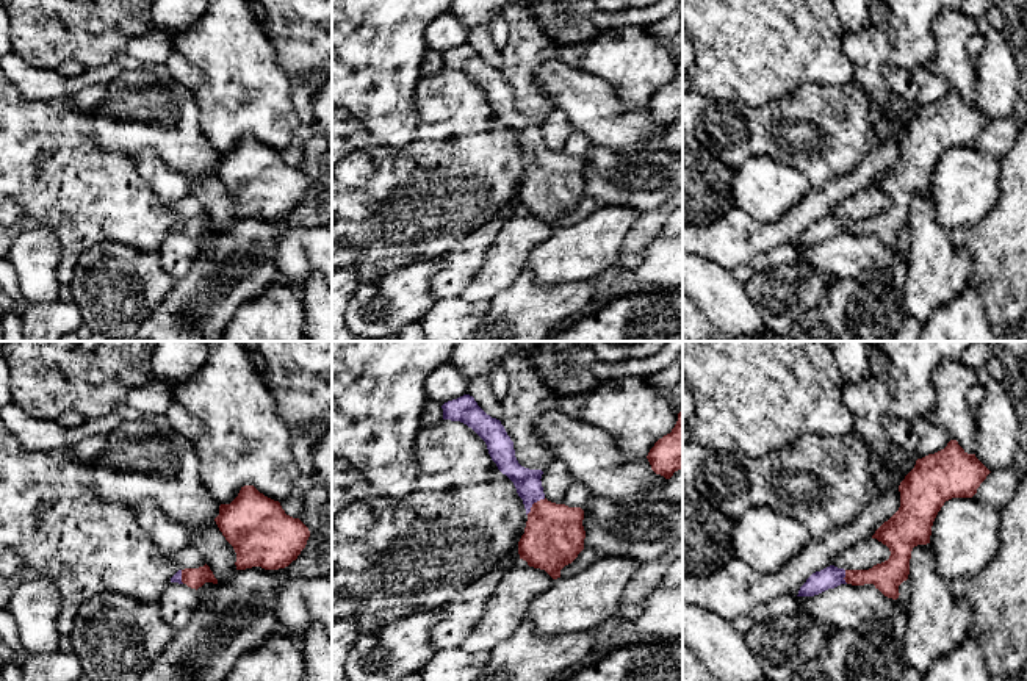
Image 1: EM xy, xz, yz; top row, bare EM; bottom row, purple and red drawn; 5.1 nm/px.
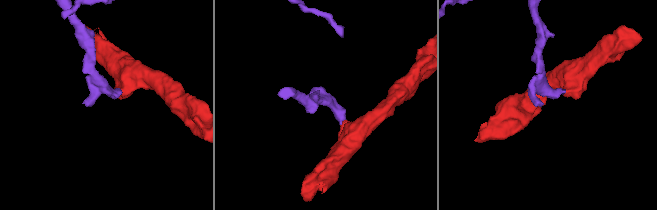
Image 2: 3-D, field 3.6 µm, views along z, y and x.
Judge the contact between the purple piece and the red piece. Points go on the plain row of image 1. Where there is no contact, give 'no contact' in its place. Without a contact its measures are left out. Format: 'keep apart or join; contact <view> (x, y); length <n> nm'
join; contact xz (534, 151); length 130 nm

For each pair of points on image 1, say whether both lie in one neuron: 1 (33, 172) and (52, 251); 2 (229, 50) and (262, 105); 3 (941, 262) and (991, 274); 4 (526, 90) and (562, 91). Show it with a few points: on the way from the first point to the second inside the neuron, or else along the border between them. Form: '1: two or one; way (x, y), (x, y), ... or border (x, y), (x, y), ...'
1: two; border (19, 232), (49, 227), (58, 238), (61, 260)
2: one; way (240, 64), (262, 91)
3: two; border (954, 235), (954, 241), (971, 259), (969, 284)
4: two; border (556, 55), (536, 69), (536, 83), (553, 108)

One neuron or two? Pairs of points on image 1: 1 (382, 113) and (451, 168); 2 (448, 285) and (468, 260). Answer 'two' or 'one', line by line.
1: two
2: one

